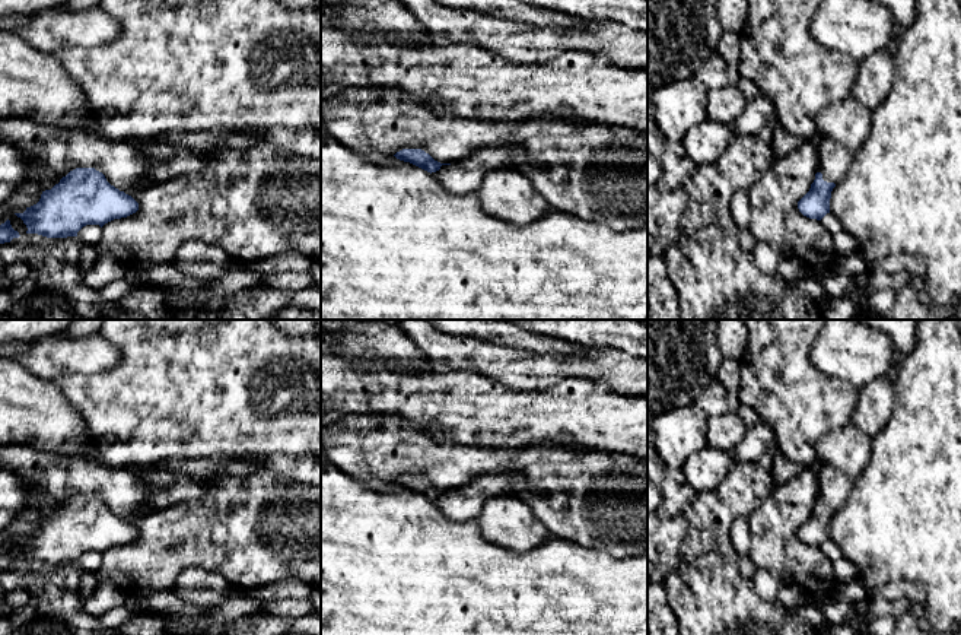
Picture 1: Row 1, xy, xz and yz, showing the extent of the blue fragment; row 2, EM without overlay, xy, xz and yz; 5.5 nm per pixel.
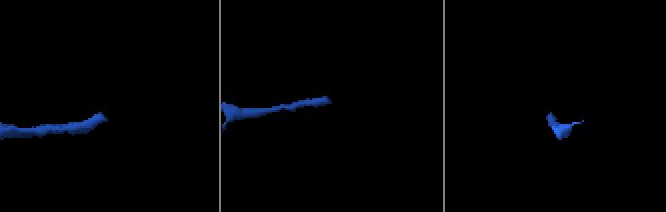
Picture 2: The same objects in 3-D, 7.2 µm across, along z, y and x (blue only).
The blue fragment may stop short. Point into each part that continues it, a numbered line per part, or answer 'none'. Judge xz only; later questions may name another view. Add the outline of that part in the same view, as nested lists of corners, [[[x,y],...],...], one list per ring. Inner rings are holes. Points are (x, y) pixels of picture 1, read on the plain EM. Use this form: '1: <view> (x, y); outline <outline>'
1: xz (461, 504); outline [[[486,474],[477,476],[471,482],[442,492],[432,502],[451,521],[475,520],[490,498],[515,496],[515,483],[521,482],[518,474]]]

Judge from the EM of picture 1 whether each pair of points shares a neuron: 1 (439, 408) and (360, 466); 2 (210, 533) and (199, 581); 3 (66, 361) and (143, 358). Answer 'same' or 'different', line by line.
1: different
2: different
3: different

